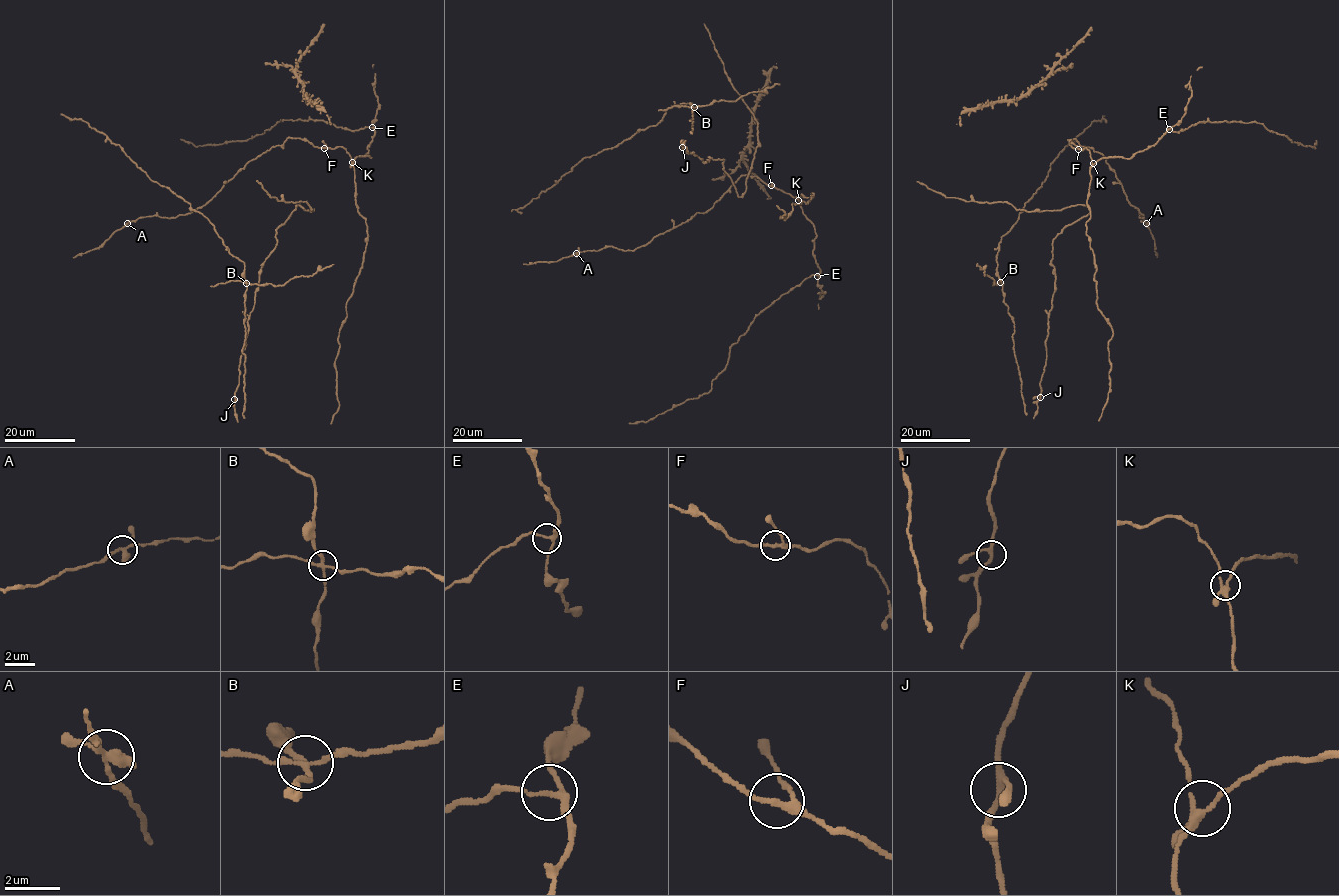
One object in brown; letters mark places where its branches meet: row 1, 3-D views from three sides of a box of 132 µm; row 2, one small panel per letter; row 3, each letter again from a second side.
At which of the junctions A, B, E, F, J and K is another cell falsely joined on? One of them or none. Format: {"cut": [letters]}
{"cut": ["B"]}

